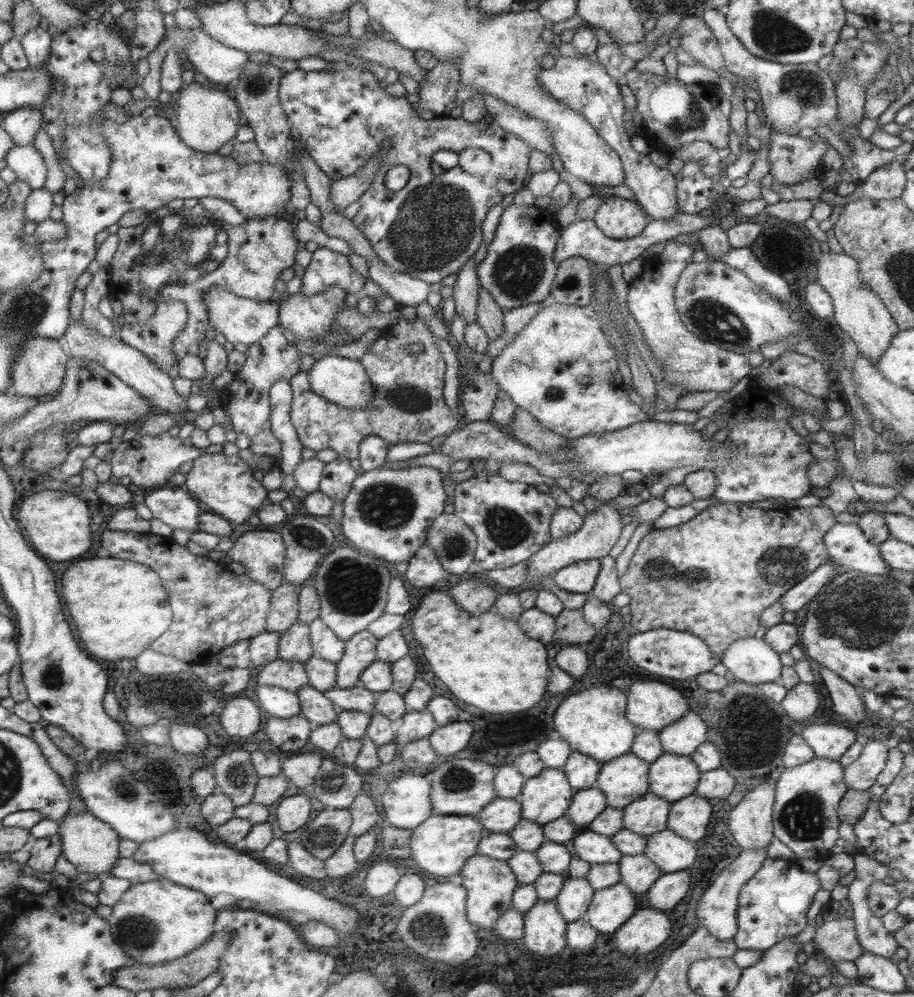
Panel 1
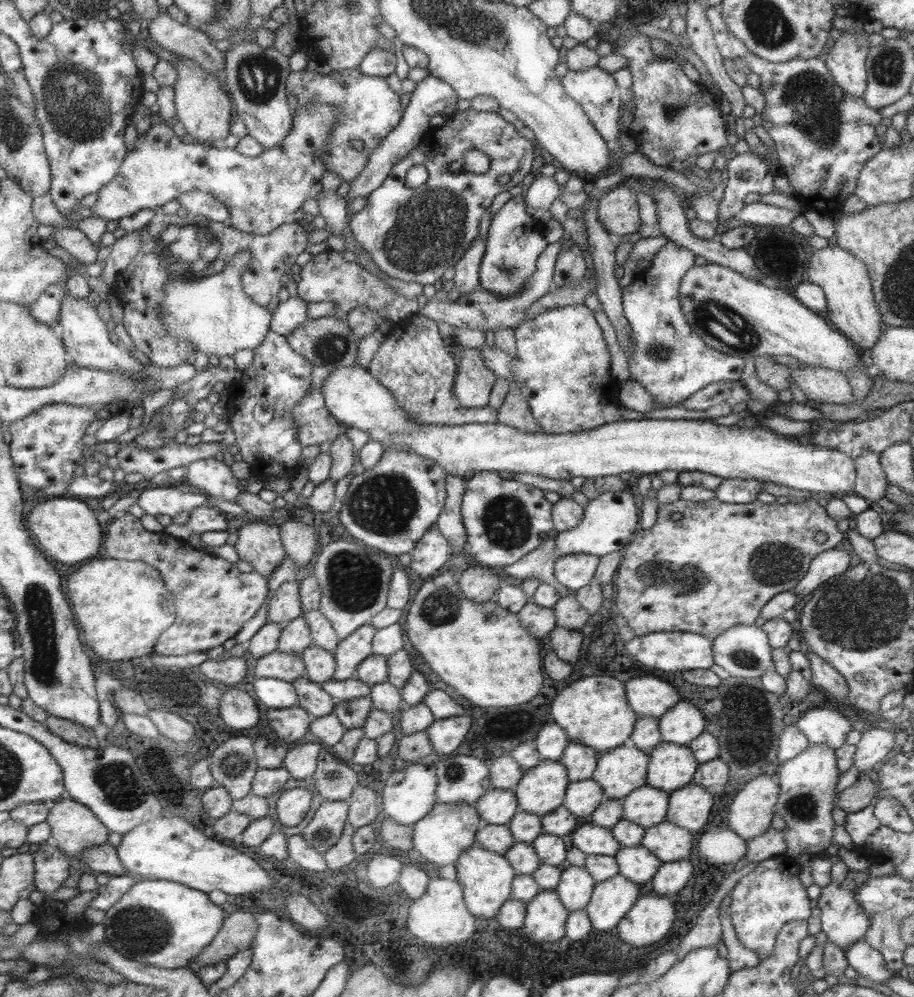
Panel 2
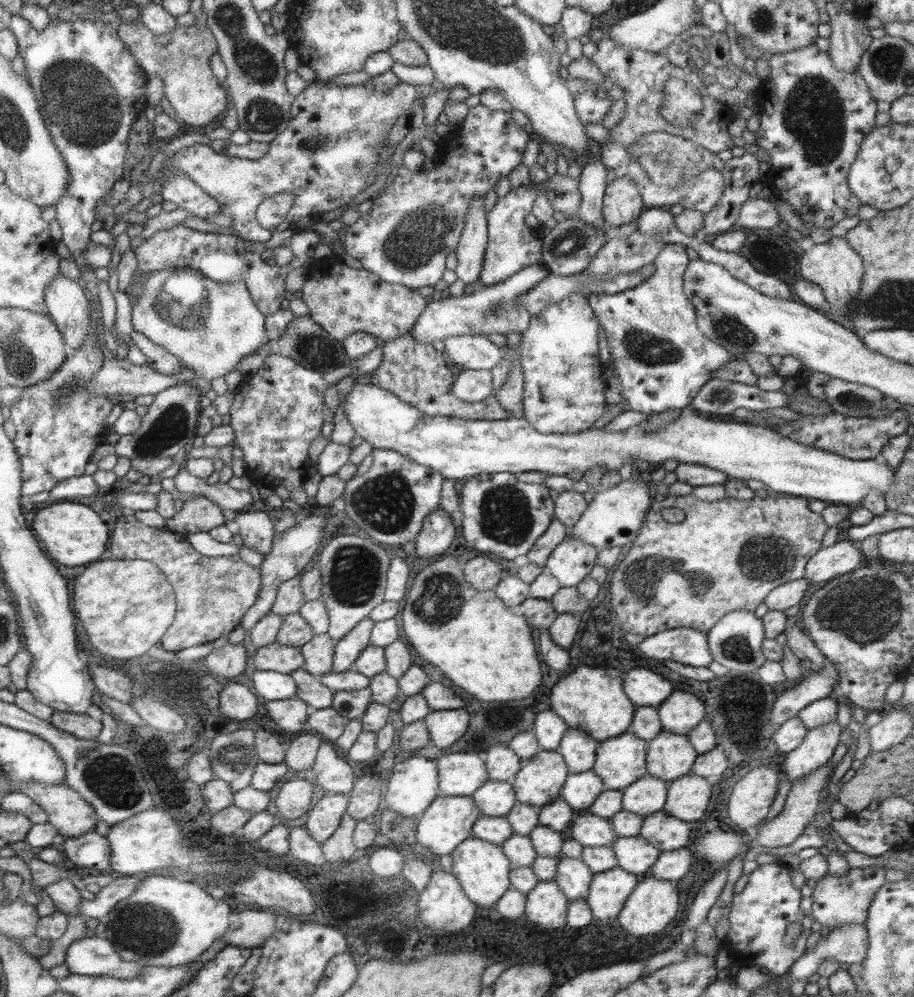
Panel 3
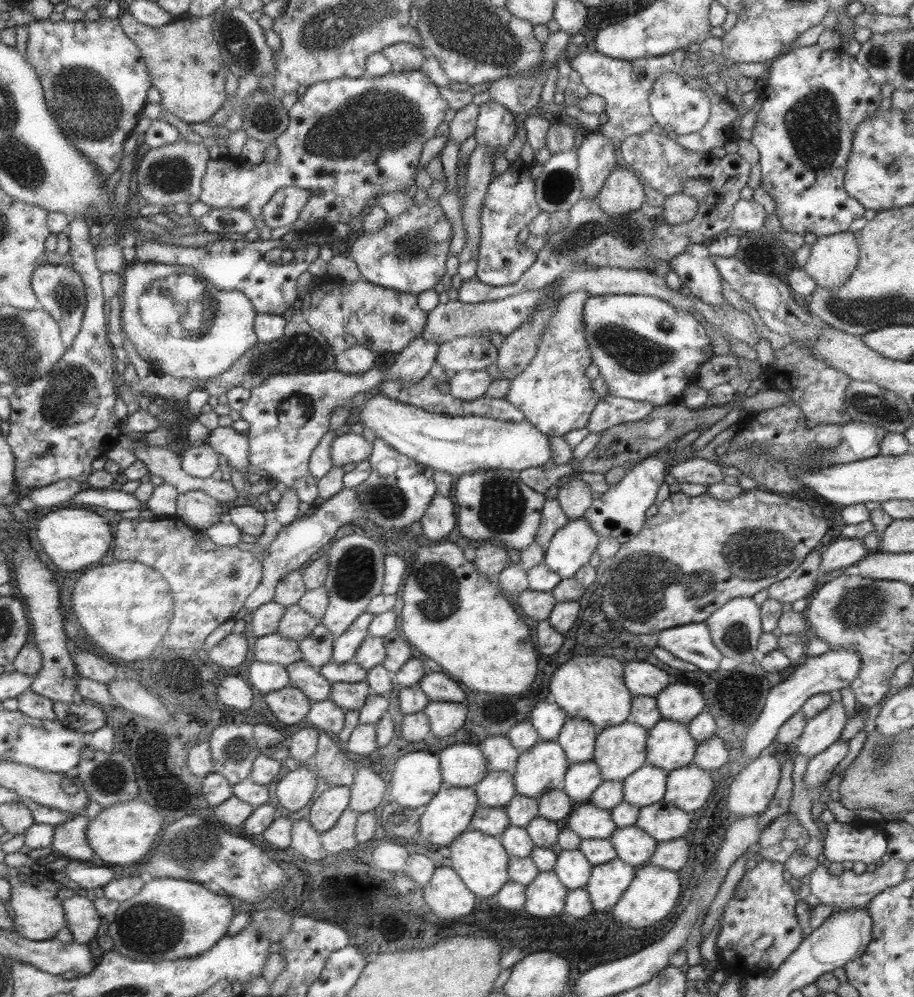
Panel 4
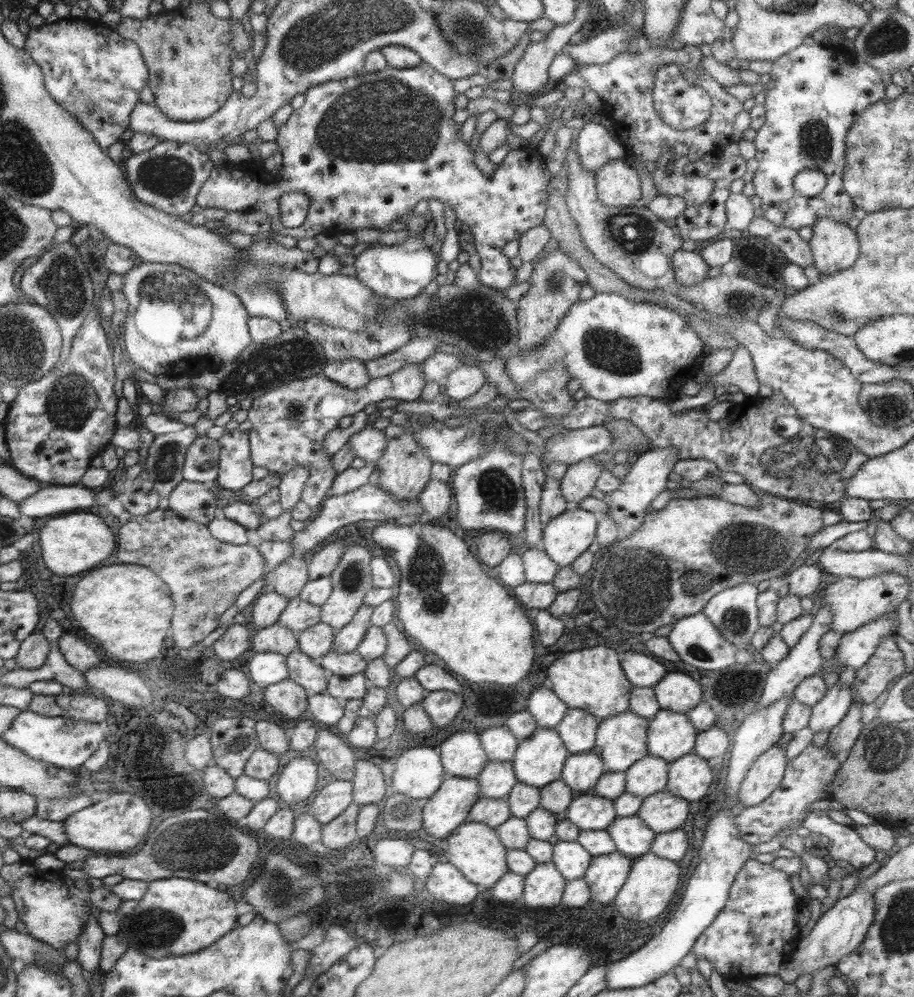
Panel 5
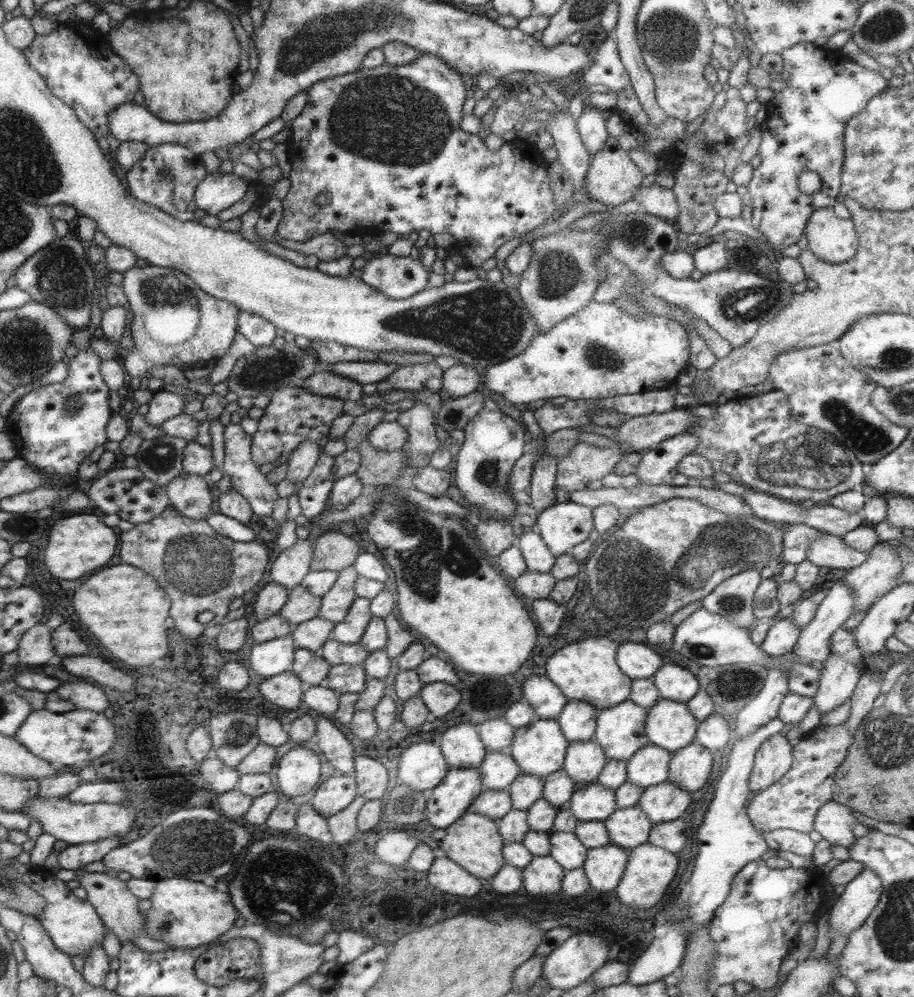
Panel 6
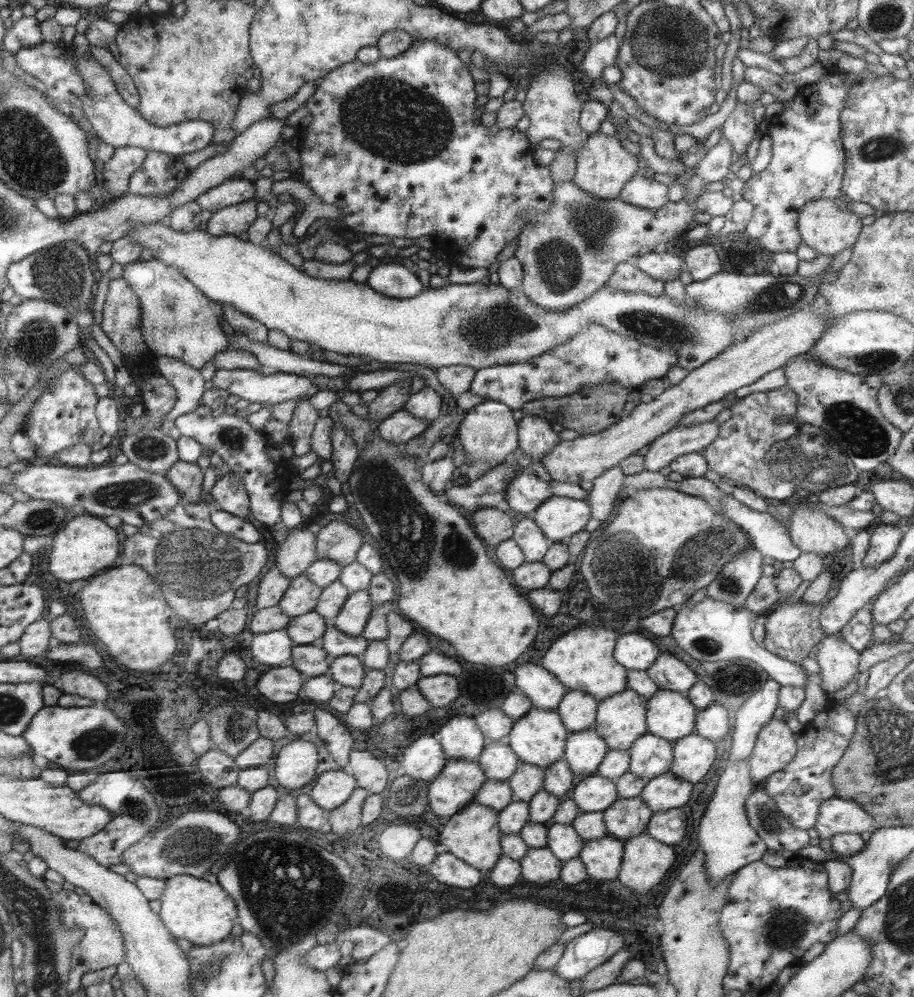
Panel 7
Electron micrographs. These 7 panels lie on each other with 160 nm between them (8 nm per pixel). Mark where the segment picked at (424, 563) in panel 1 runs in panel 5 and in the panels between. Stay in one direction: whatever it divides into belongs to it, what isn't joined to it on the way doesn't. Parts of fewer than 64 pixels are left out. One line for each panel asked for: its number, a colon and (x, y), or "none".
2: (429, 555)
3: (437, 530)
4: (438, 518)
5: (434, 498)

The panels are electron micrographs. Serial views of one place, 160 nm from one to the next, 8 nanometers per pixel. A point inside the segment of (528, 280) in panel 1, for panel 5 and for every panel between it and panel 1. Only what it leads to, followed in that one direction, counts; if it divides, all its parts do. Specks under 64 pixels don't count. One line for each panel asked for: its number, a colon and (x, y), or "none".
2: (512, 245)
3: (511, 247)
4: (509, 204)
5: (364, 149)

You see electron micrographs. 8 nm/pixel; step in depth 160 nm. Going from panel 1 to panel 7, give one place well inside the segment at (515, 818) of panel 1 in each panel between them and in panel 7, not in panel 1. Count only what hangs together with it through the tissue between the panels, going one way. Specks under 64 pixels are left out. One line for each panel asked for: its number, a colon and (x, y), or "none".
2: (497, 806)
3: (493, 798)
4: (495, 789)
5: (496, 778)
6: (497, 770)
7: (498, 761)

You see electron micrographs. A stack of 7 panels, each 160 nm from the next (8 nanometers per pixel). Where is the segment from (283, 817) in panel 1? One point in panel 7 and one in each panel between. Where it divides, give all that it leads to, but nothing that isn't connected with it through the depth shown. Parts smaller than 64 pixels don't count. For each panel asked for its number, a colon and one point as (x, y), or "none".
2: (292, 804)
3: (294, 796)
4: (294, 789)
5: (297, 779)
6: (297, 771)
7: (295, 763)

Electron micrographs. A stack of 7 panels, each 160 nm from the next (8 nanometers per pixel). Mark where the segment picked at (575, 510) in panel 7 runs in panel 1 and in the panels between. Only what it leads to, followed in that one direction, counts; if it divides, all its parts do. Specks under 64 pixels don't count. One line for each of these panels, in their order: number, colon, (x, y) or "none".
1: (578, 577)
2: (573, 571)
3: (572, 559)
4: (571, 546)
5: (566, 536)
6: (562, 525)

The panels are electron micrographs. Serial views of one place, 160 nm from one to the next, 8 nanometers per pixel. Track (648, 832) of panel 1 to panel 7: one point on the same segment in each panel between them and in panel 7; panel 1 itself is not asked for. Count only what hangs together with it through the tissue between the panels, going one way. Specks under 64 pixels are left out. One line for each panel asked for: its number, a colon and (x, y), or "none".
2: (646, 806)
3: (647, 794)
4: (646, 785)
5: (648, 775)
6: (649, 765)
7: (650, 756)

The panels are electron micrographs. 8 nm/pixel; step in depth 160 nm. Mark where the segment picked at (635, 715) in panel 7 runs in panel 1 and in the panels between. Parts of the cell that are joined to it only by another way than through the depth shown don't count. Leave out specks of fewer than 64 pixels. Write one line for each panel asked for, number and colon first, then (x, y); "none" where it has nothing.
1: (623, 779)
2: (618, 771)
3: (620, 760)
4: (620, 749)
5: (620, 740)
6: (619, 731)

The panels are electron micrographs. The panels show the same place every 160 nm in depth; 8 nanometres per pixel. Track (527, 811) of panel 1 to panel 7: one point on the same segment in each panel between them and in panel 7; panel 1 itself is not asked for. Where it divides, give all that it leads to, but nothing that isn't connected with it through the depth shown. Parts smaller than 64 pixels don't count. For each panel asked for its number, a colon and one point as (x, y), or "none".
2: (541, 788)
3: (540, 778)
4: (541, 767)
5: (538, 760)
6: (539, 748)
7: (538, 738)

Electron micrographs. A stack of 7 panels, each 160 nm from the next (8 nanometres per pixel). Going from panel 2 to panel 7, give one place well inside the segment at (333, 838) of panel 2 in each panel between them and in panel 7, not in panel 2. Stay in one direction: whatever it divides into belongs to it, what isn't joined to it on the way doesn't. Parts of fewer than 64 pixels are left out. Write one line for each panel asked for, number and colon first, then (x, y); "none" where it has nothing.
3: (322, 820)
4: (325, 809)
5: (333, 798)
6: (332, 795)
7: (332, 787)

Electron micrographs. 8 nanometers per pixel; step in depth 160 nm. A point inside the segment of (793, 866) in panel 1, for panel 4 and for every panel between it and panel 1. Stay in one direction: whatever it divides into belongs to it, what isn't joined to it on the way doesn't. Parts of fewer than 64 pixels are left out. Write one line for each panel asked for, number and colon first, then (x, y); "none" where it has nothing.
2: (771, 895)
3: (759, 914)
4: (762, 903)

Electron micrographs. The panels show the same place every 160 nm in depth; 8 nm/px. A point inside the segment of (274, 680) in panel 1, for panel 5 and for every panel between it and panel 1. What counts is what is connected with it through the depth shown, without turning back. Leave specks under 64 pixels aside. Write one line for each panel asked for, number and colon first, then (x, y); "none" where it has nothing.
2: (285, 666)
3: (276, 657)
4: (272, 648)
5: (274, 638)

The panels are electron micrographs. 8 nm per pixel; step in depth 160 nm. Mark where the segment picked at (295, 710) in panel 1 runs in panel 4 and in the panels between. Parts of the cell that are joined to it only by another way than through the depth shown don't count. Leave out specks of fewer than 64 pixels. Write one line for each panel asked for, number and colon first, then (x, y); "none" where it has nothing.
2: (273, 693)
3: (270, 685)
4: (265, 677)

